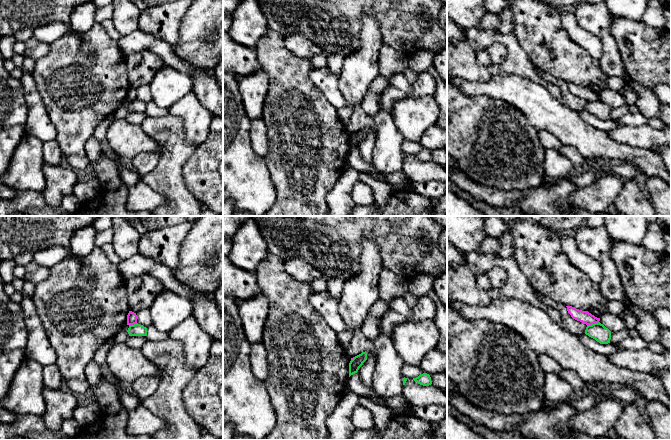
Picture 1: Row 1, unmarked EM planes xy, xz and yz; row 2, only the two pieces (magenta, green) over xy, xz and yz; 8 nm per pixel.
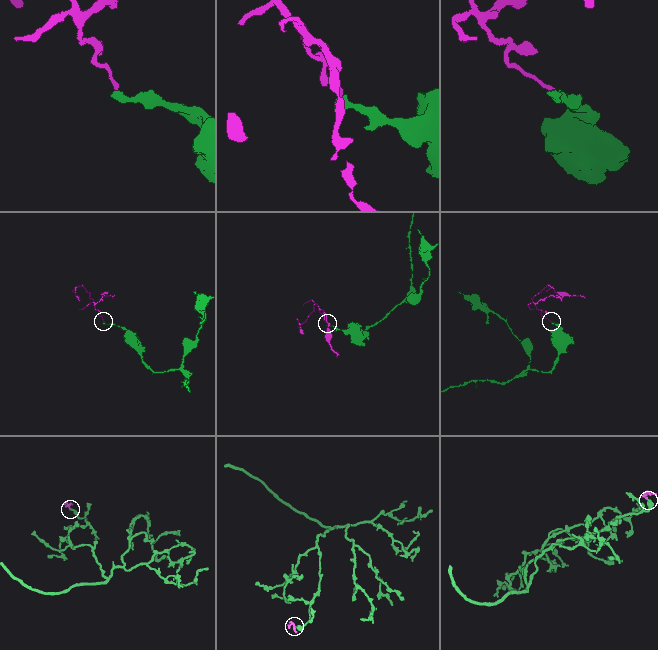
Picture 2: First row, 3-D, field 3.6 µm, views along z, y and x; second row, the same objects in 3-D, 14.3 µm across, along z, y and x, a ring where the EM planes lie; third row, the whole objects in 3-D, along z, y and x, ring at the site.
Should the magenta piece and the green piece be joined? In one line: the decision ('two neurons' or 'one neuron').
two neurons

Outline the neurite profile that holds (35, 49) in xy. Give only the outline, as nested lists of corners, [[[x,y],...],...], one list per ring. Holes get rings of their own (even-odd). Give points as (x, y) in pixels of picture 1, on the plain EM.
[[[30,38],[25,44],[24,57],[38,60],[49,53],[49,44],[38,41],[35,38]]]

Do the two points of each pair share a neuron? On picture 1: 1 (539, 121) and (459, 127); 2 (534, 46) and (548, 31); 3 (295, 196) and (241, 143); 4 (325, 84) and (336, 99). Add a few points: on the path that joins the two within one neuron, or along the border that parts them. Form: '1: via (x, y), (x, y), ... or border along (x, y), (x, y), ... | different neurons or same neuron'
1: border along (512, 105), (538, 130) | different neurons
2: via (538, 42), (544, 35) | same neuron
3: border along (263, 157), (276, 192) | different neurons
4: via (329, 88), (333, 95) | same neuron

